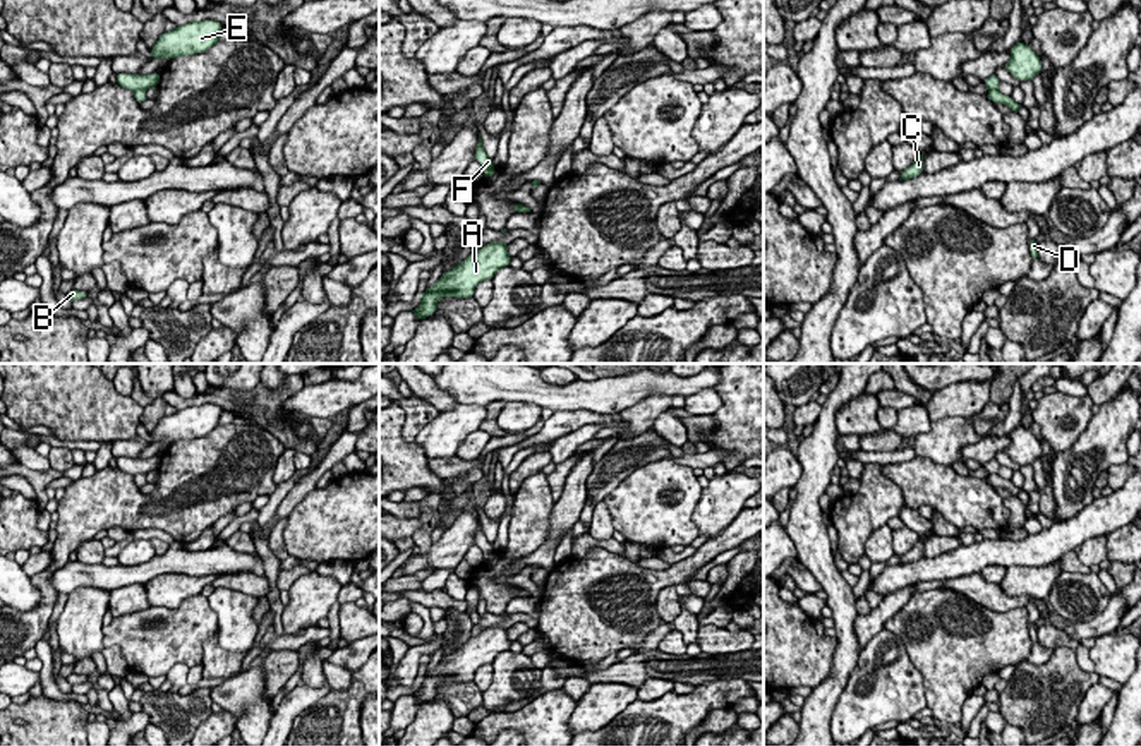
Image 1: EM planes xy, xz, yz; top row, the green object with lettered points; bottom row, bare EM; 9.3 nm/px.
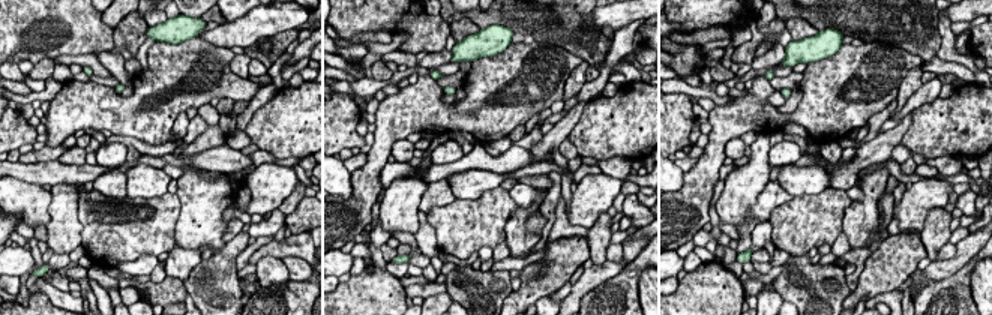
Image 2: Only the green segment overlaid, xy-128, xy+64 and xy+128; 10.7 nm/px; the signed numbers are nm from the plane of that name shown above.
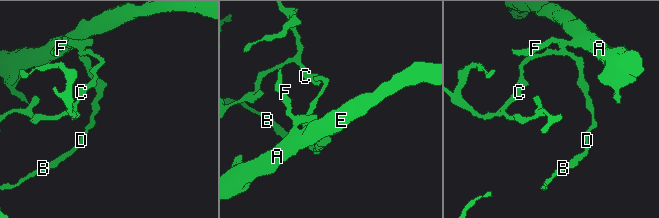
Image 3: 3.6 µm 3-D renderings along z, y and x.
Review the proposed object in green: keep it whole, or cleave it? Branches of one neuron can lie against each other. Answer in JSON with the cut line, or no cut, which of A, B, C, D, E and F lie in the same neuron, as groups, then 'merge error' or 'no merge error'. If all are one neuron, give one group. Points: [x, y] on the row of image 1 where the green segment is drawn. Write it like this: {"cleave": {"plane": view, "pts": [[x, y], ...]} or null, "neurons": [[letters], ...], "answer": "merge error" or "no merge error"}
{"cleave": {"plane": "yz", "pts": [[996, 88], [989, 91]]}, "neurons": [["A", "E", "F"], ["B", "C", "D"]], "answer": "merge error"}

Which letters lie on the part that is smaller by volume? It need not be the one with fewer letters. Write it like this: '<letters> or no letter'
B, C, D

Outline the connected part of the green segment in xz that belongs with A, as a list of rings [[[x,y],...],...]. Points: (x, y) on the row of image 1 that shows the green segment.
[[[489,242],[480,250],[470,254],[453,269],[441,274],[441,278],[420,295],[420,305],[412,310],[417,319],[434,316],[436,304],[450,295],[456,298],[474,297],[475,286],[480,281],[492,280],[494,274],[510,266],[508,245],[503,242]]]

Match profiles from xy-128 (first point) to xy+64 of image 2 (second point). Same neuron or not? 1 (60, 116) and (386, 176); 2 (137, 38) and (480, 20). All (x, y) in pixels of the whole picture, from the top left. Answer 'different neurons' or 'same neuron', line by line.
1: different neurons
2: different neurons

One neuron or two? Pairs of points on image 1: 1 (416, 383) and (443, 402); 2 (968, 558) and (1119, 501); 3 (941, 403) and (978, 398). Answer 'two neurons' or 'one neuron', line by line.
1: one neuron
2: one neuron
3: one neuron

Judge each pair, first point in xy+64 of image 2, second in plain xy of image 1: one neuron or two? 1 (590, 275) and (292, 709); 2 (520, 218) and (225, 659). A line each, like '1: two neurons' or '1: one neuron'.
1: one neuron
2: one neuron

